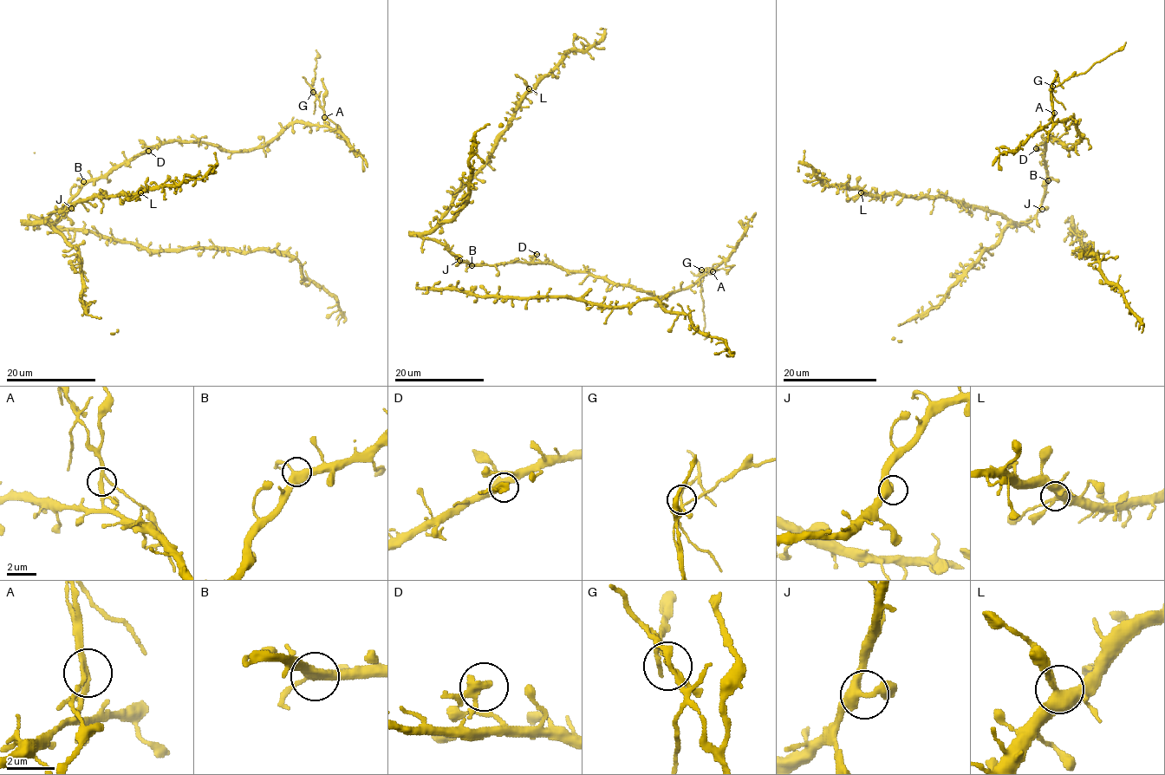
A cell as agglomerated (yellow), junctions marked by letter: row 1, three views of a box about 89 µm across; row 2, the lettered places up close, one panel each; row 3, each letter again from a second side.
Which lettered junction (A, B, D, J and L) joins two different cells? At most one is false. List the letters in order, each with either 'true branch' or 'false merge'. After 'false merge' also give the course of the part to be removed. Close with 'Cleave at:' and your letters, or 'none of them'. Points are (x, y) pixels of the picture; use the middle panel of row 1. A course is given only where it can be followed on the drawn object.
A: false merge | (712, 271), (708, 268), (700, 279), (706, 337), (704, 339)
B: true branch
D: true branch
J: true branch
L: true branch
Cleave at: A

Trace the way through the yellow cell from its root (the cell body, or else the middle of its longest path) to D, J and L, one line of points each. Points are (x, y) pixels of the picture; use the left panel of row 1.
D: (74, 198), (87, 182), (106, 178), (113, 170), (148, 151)
J: (74, 198), (70, 201), (71, 208)
L: (74, 198), (70, 207), (55, 221), (34, 223), (42, 221), (51, 212), (94, 197), (140, 192)

